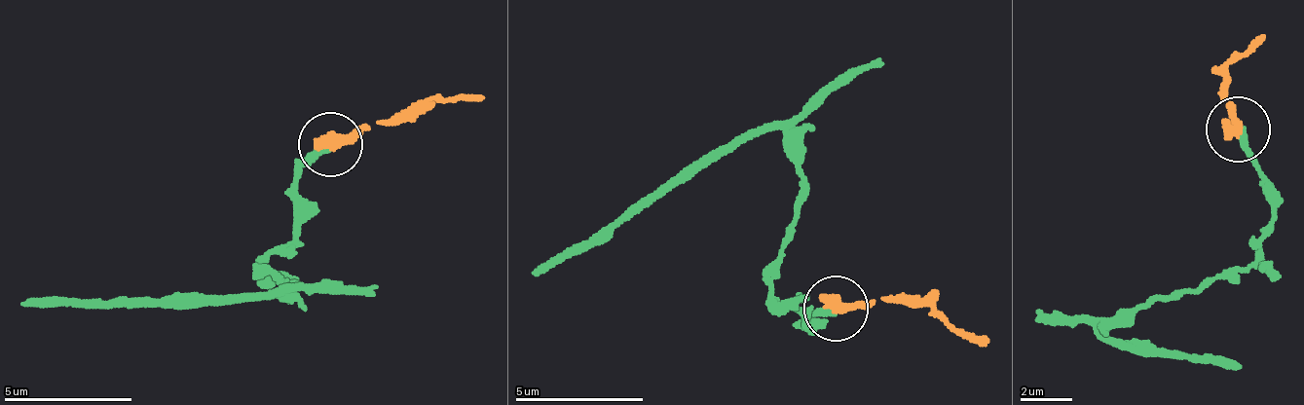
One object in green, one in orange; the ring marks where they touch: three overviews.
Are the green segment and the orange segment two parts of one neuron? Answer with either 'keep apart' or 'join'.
join

